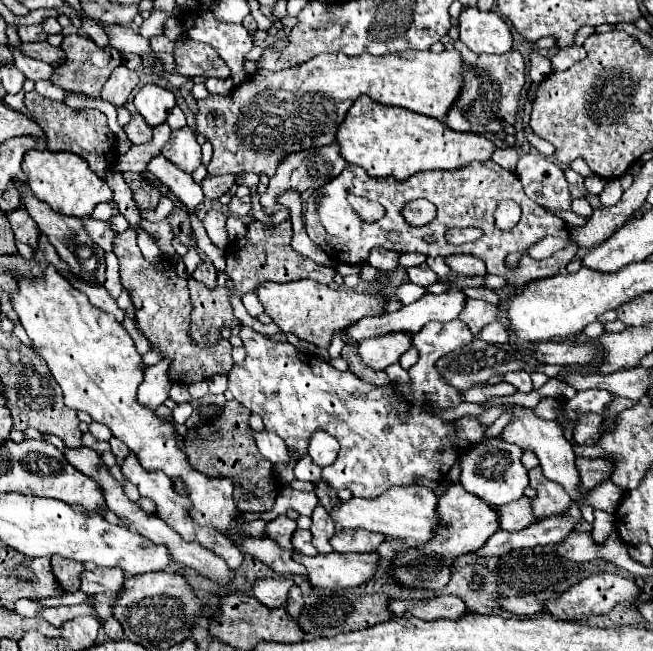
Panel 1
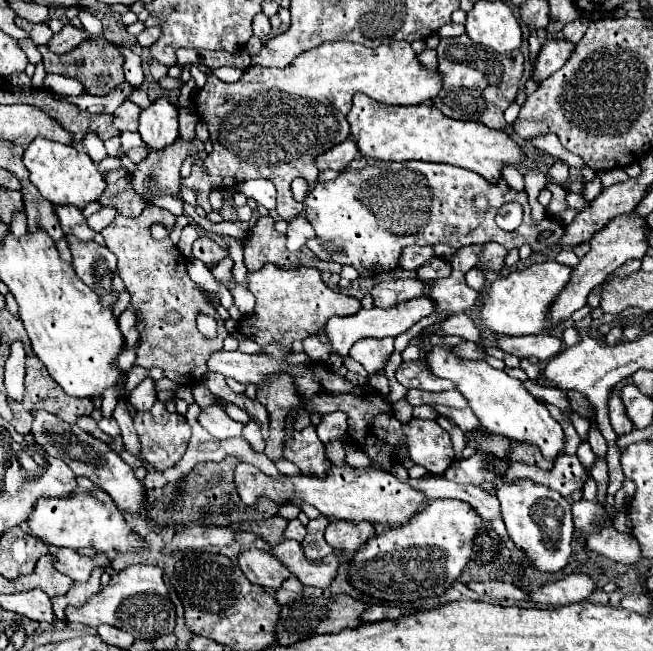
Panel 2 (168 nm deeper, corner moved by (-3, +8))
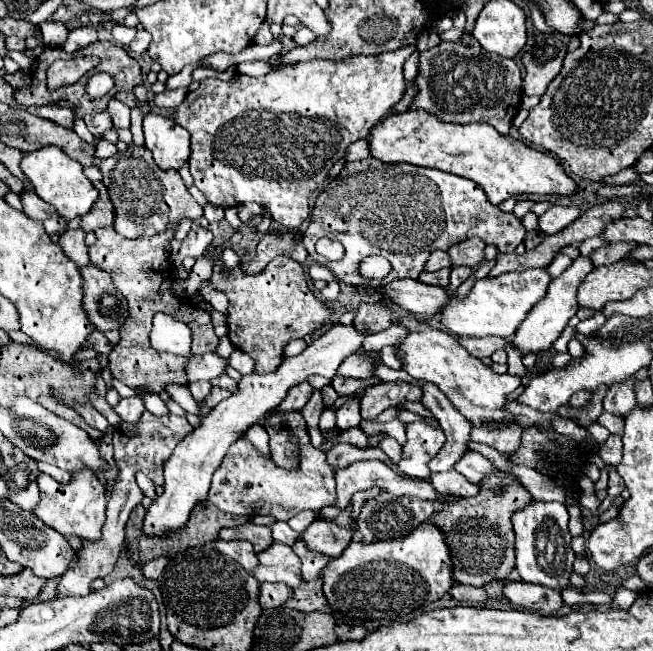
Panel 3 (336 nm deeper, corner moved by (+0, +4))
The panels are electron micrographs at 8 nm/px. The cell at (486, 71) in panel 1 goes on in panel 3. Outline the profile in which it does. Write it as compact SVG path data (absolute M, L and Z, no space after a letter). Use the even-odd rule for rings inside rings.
M468 33L456 43L440 43L420 53L416 83L420 93L410 109L424 109L446 123L488 123L498 133L508 133L522 99L522 77L514 59L484 53L478 41Z

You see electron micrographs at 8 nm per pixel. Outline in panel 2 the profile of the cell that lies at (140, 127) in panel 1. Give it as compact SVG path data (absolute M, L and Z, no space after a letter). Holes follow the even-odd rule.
M129 99L123 101L123 105L115 111L115 127L119 131L137 131L137 119L139 119L141 109L131 103Z

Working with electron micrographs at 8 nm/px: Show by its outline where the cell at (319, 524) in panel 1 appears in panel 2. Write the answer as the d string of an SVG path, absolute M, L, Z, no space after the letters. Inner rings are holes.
M317 517L317 519L311 519L307 523L307 535L305 539L301 541L301 547L307 555L307 559L311 561L319 561L323 557L327 557L329 553L333 553L333 547L327 545L327 541L323 539L323 531L325 527L329 525L329 519L327 517Z

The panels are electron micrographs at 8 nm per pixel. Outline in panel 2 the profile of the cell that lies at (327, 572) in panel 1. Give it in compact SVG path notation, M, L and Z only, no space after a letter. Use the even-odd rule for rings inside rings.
M283 541L281 545L275 545L273 557L279 559L303 585L313 587L329 587L337 567L341 565L337 553L331 553L321 561L309 561L297 541Z

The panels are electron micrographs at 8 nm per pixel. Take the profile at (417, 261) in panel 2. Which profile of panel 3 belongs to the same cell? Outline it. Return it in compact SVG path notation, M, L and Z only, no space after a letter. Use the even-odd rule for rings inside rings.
M434 251L434 253L430 253L430 257L424 265L424 271L440 271L440 269L450 267L450 265L452 263L450 263L450 257L446 251Z

